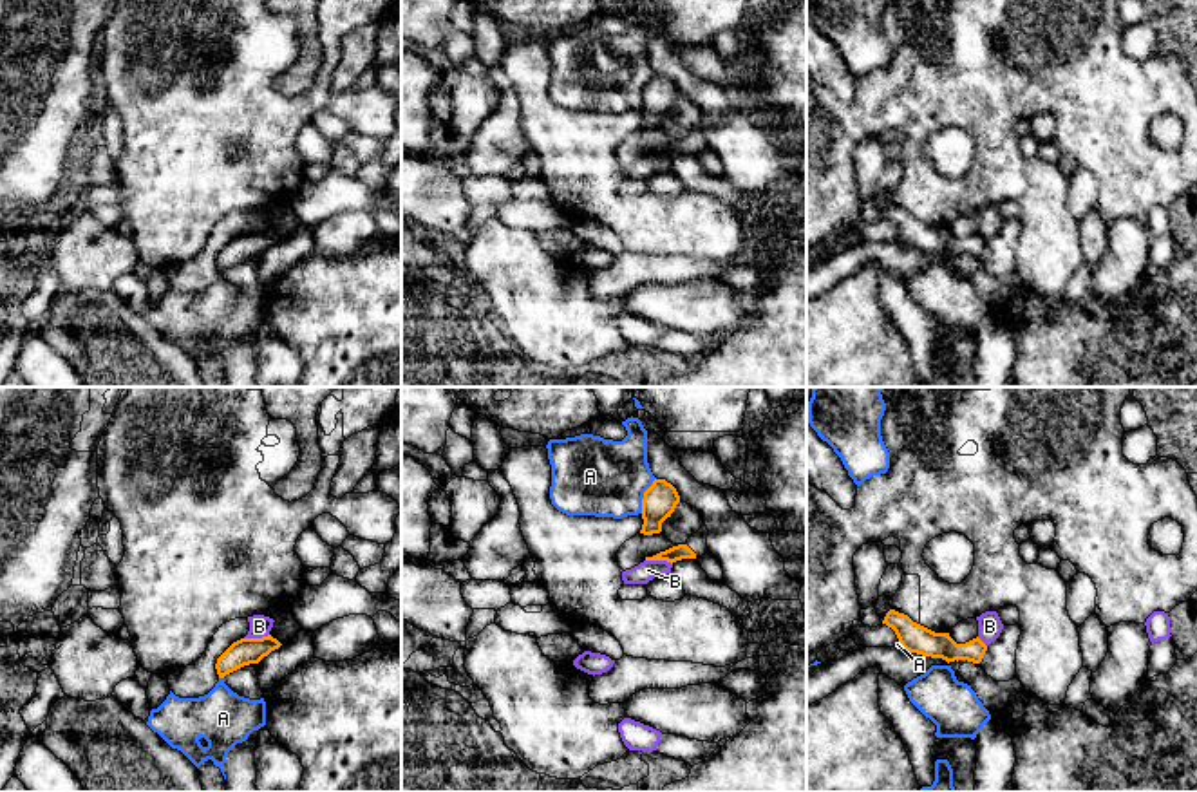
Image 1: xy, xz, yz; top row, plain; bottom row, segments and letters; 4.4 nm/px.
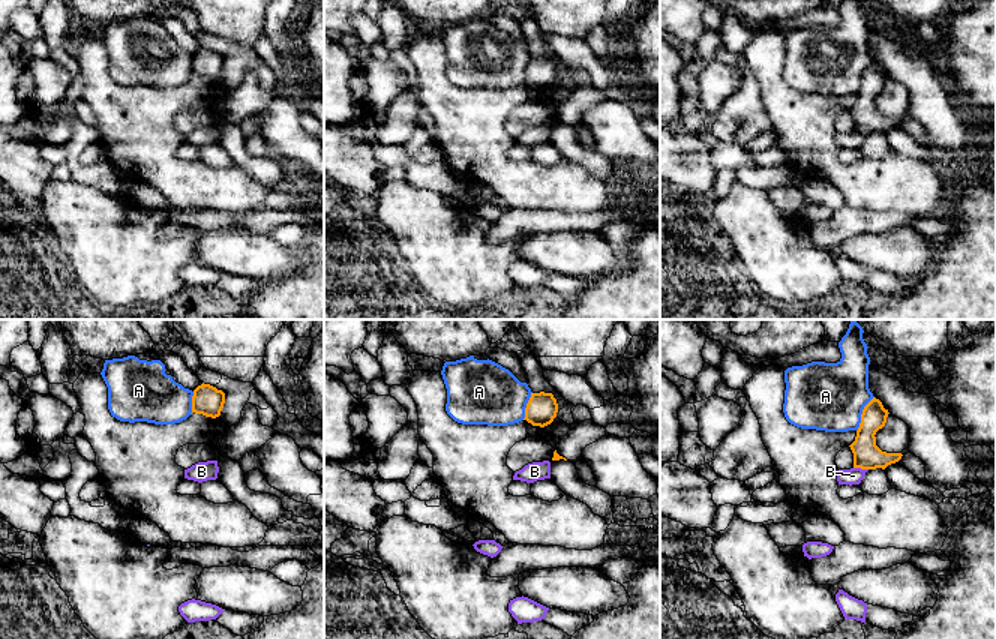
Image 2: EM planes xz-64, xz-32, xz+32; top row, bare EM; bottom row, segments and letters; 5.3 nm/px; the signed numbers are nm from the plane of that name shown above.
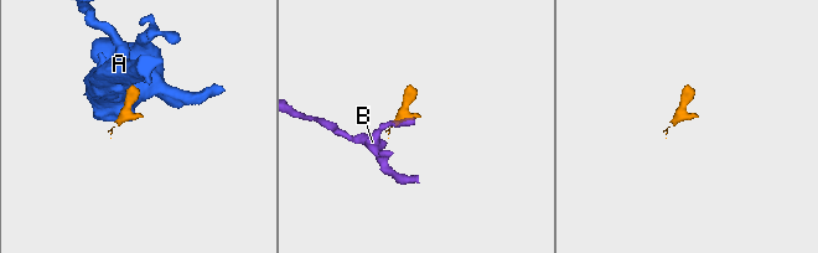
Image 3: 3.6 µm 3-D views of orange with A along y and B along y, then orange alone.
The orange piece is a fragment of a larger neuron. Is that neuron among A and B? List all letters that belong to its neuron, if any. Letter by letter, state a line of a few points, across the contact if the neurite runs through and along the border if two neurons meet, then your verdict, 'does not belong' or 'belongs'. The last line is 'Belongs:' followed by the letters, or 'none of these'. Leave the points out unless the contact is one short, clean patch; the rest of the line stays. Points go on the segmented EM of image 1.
A: line xz (655, 478), (644, 492), (640, 512); does not belong
B: line xz (646, 559), (666, 559), (671, 565); does not belong
Belongs: none of these

